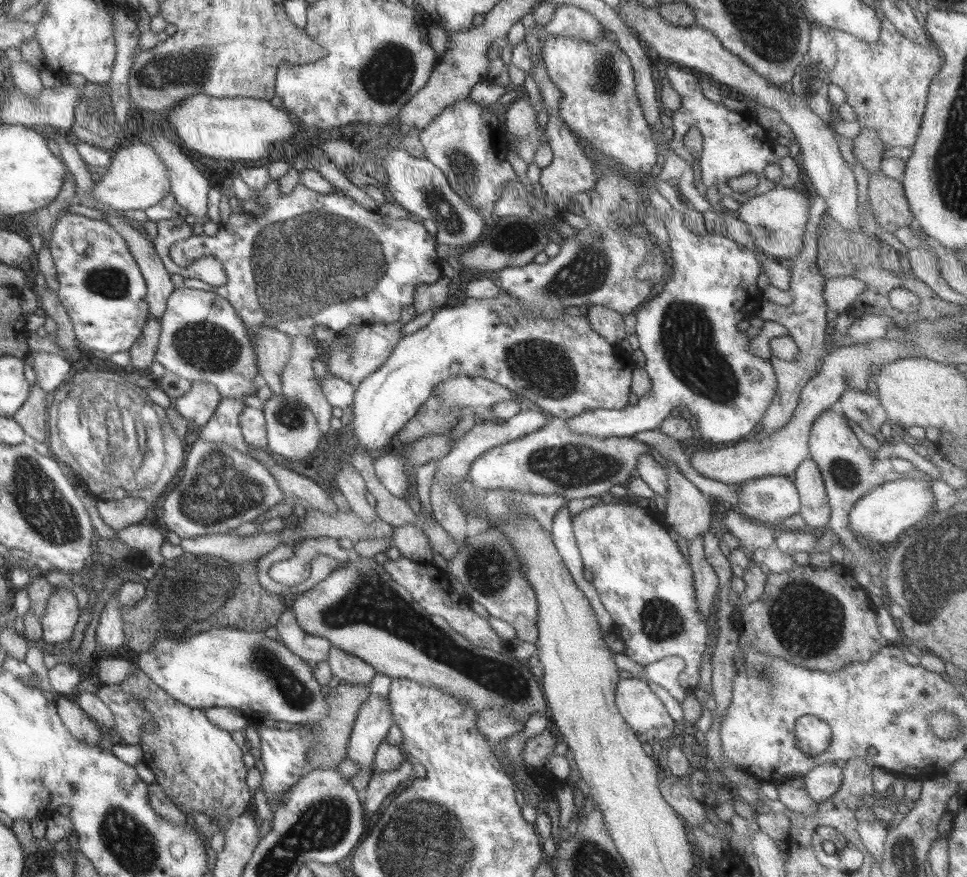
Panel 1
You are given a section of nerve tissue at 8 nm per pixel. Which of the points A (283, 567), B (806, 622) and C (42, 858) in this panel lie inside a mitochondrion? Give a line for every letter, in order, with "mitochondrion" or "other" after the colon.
A: other
B: mitochondrion
C: other

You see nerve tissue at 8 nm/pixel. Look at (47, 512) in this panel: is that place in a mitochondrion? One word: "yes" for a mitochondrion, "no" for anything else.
yes

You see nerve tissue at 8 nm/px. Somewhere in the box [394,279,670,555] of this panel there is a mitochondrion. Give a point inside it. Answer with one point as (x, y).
(543, 368)

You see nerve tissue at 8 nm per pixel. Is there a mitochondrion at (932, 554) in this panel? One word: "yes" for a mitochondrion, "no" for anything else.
yes

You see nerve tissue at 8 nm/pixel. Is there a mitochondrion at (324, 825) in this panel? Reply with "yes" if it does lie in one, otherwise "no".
yes

